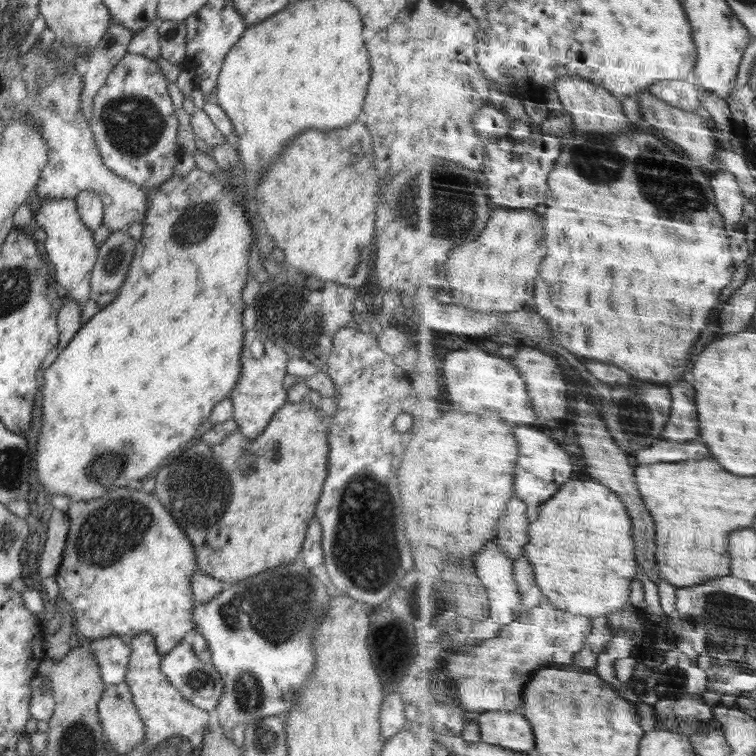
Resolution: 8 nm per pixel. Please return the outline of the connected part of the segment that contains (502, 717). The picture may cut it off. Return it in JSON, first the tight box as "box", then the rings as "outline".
{"box":[478,711,536,752],"outline":[[[486,711],[478,717],[484,742],[497,744],[518,752],[536,748],[536,734],[530,720],[523,714],[508,711]]]}

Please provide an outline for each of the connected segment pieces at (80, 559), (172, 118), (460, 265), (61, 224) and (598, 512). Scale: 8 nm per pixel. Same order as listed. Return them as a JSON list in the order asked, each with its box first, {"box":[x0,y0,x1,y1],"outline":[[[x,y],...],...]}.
[{"box":[55,487,200,655],"outline":[[[120,487],[94,500],[71,500],[65,513],[70,519],[70,528],[55,576],[58,596],[65,600],[72,613],[80,641],[148,633],[154,637],[157,651],[165,655],[187,632],[197,628],[192,620],[196,602],[191,589],[193,574],[200,573],[195,550],[155,494]]]},{"box":[89,52,182,191],"outline":[[[126,52],[108,74],[106,82],[93,98],[89,124],[102,162],[116,176],[137,184],[148,191],[158,188],[174,175],[174,167],[181,160],[182,150],[177,141],[179,122],[168,90],[169,83],[162,73],[158,60]]]},{"box":[445,208,548,314],"outline":[[[534,208],[496,209],[480,239],[453,248],[452,255],[449,256],[449,292],[445,299],[463,304],[467,310],[476,314],[516,312],[524,309],[526,302],[536,296],[537,280],[541,276],[540,266],[548,256],[546,232],[548,227],[545,215],[540,216]]]},{"box":[33,199,99,306],"outline":[[[60,199],[34,204],[33,225],[46,232],[41,250],[51,265],[57,284],[64,288],[65,294],[83,306],[94,297],[91,292],[91,270],[94,268],[99,247],[94,244],[93,231],[82,221],[74,199]]]},{"box":[524,479,643,616],"outline":[[[574,479],[568,484],[562,487],[562,490],[558,492],[553,499],[550,499],[548,503],[544,503],[541,506],[539,512],[539,519],[530,525],[530,544],[524,546],[524,556],[532,562],[534,568],[536,568],[536,578],[538,584],[543,588],[544,594],[562,611],[573,613],[574,615],[582,616],[610,616],[612,613],[618,610],[624,610],[626,606],[630,606],[630,596],[632,596],[632,582],[634,578],[641,578],[643,576],[642,567],[637,559],[637,544],[632,536],[632,530],[634,530],[634,524],[632,524],[632,516],[630,516],[629,508],[624,506],[624,502],[620,500],[620,495],[609,485],[602,484],[600,480],[579,480]]]}]

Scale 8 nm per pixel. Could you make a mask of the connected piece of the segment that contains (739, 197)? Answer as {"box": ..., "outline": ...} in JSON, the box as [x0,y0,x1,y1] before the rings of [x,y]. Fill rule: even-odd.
{"box":[712,171,747,237],"outline":[[[716,171],[712,175],[712,181],[718,210],[724,215],[727,231],[733,237],[739,229],[739,223],[745,220],[743,216],[747,196],[734,173]]]}

